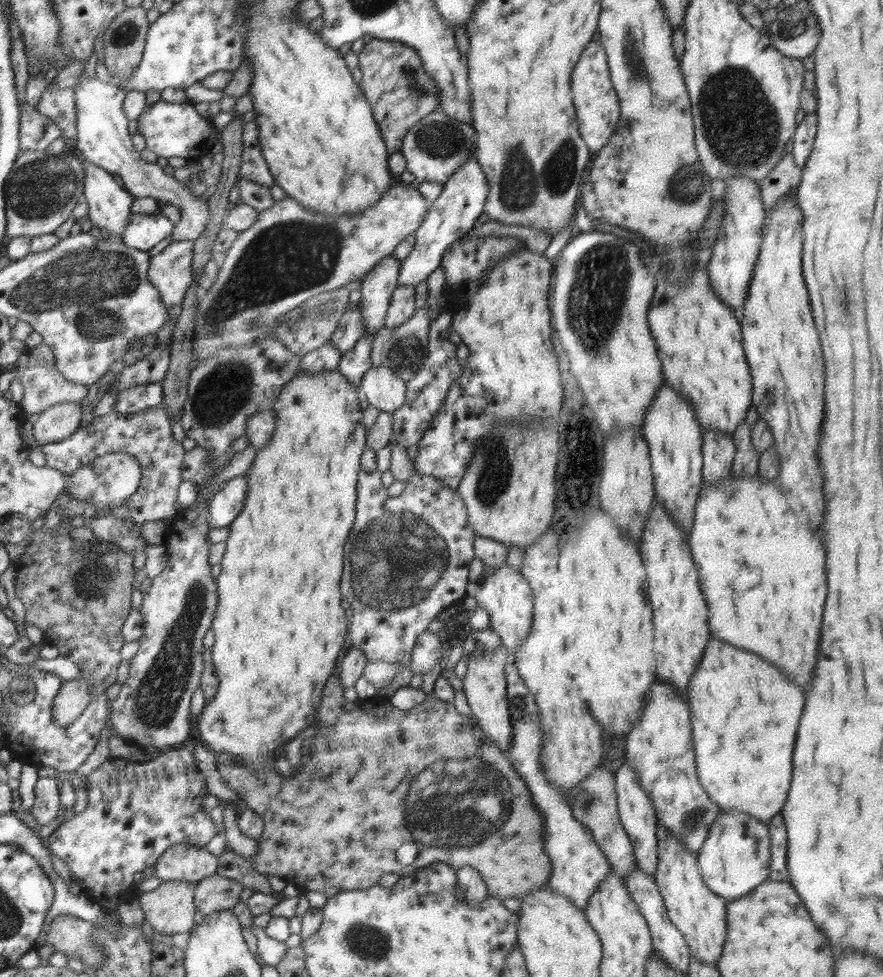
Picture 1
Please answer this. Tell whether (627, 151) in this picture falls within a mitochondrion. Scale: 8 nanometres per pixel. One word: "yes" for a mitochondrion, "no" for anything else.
no

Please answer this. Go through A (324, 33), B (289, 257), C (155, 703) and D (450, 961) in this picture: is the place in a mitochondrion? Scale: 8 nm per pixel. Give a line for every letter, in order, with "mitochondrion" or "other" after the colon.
A: other
B: mitochondrion
C: mitochondrion
D: other

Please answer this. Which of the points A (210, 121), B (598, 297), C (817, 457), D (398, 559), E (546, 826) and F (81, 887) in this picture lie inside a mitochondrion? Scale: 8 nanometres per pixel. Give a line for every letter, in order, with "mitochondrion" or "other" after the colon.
A: other
B: mitochondrion
C: other
D: mitochondrion
E: other
F: other

